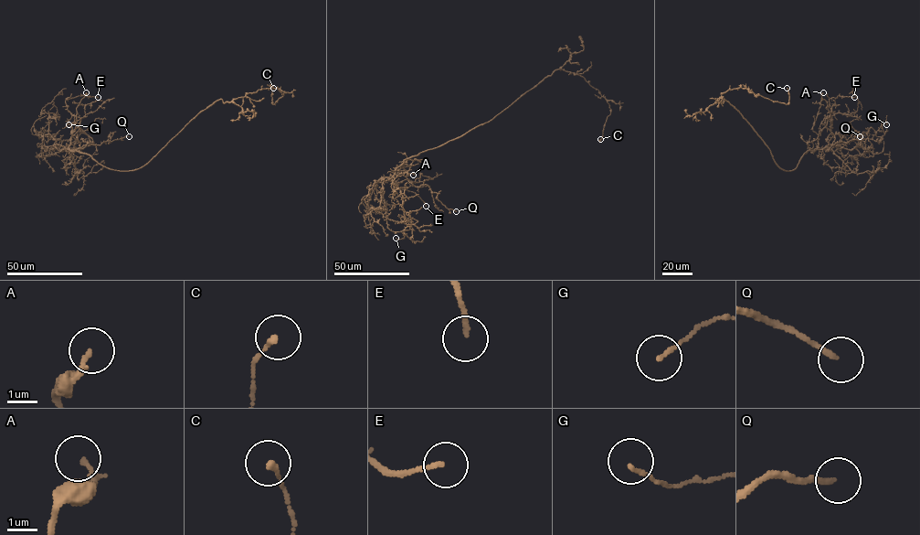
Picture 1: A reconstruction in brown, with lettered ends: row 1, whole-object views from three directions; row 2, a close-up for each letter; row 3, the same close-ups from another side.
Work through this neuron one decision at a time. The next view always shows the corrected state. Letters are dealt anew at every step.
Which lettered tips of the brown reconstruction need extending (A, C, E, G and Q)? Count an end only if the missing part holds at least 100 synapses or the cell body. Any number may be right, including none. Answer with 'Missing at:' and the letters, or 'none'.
Missing at: none

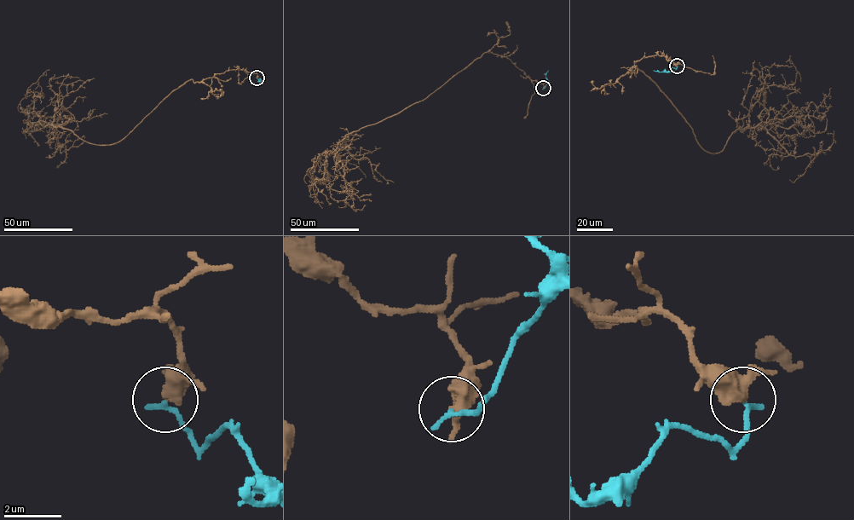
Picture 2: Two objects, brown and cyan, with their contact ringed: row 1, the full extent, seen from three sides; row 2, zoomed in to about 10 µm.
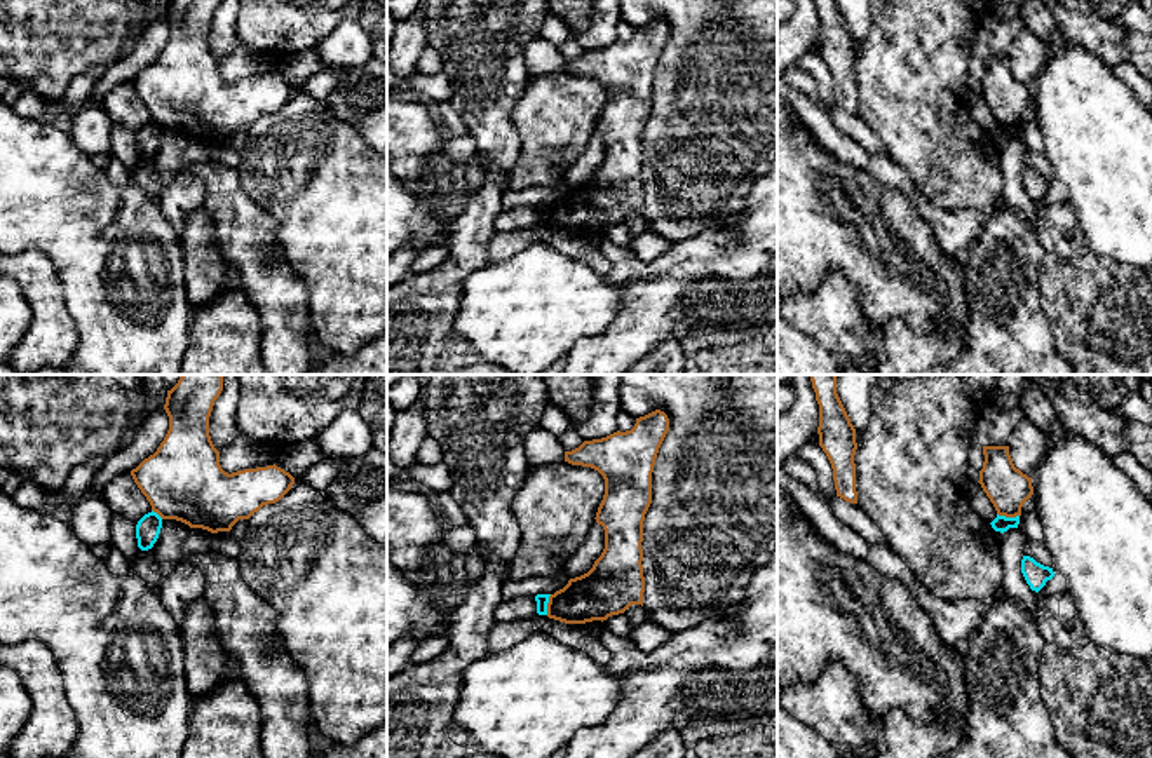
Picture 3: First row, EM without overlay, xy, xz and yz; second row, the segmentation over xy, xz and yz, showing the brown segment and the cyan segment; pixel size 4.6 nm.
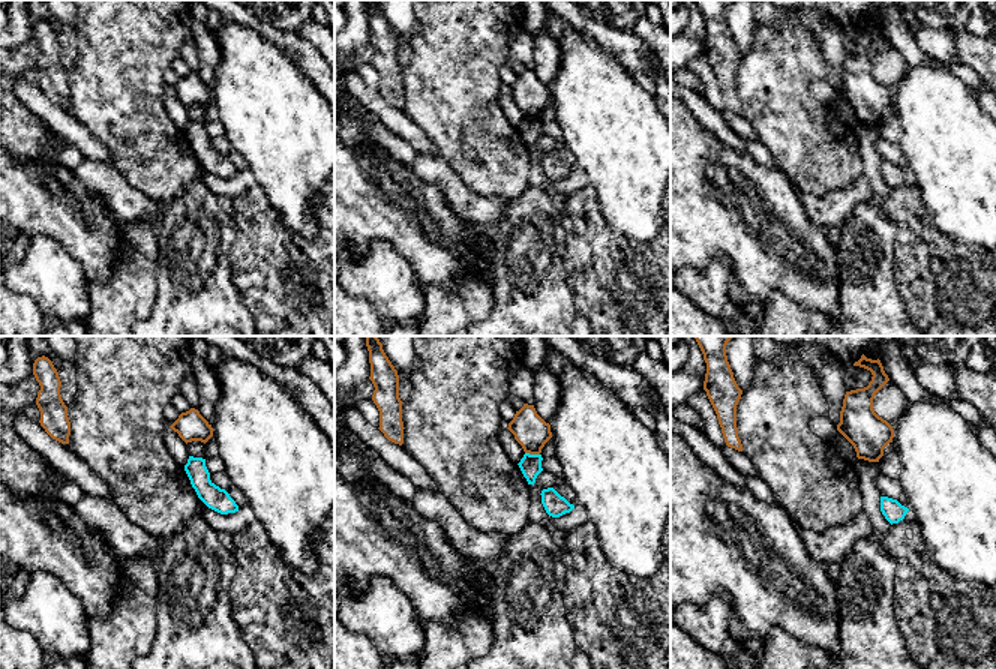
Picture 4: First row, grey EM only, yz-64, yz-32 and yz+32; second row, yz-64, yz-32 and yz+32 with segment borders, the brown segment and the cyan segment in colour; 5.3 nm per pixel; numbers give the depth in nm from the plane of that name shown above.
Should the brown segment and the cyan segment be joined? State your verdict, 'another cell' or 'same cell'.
another cell

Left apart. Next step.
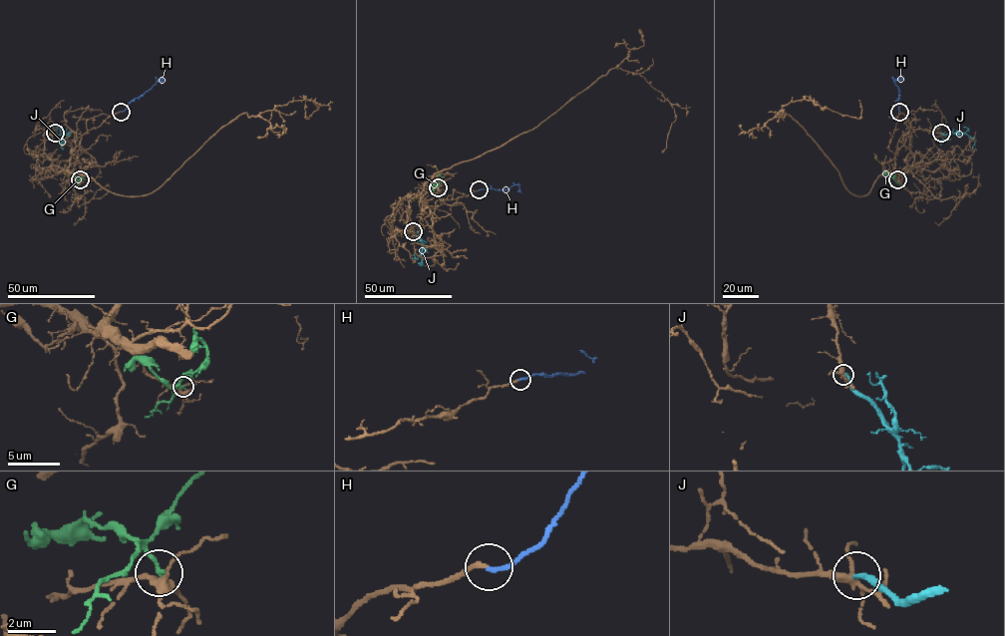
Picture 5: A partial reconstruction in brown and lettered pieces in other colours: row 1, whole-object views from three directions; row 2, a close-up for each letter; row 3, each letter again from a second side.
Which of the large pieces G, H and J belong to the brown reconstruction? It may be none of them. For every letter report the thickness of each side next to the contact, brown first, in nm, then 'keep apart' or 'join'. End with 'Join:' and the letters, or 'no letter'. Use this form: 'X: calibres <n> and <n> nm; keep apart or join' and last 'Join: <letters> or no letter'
G: calibres 170 and 180 nm; keep apart
H: calibres 180 and 190 nm; join
J: calibres 260 and 280 nm; keep apart
Join: H

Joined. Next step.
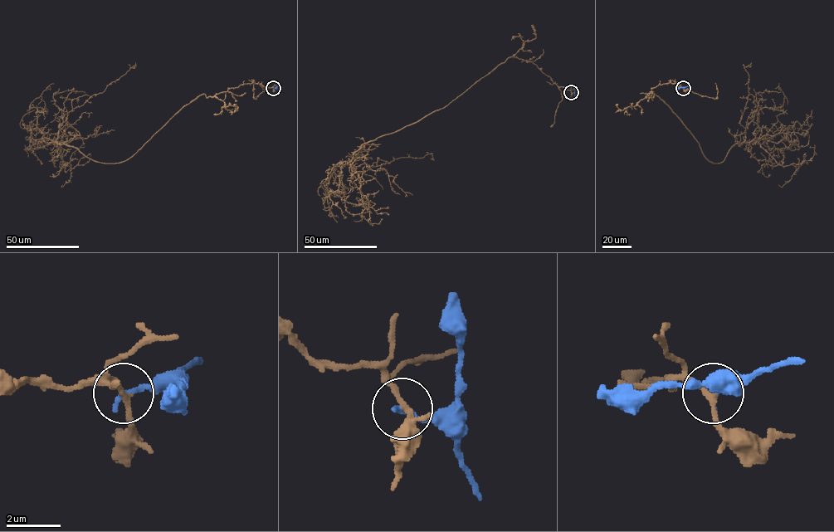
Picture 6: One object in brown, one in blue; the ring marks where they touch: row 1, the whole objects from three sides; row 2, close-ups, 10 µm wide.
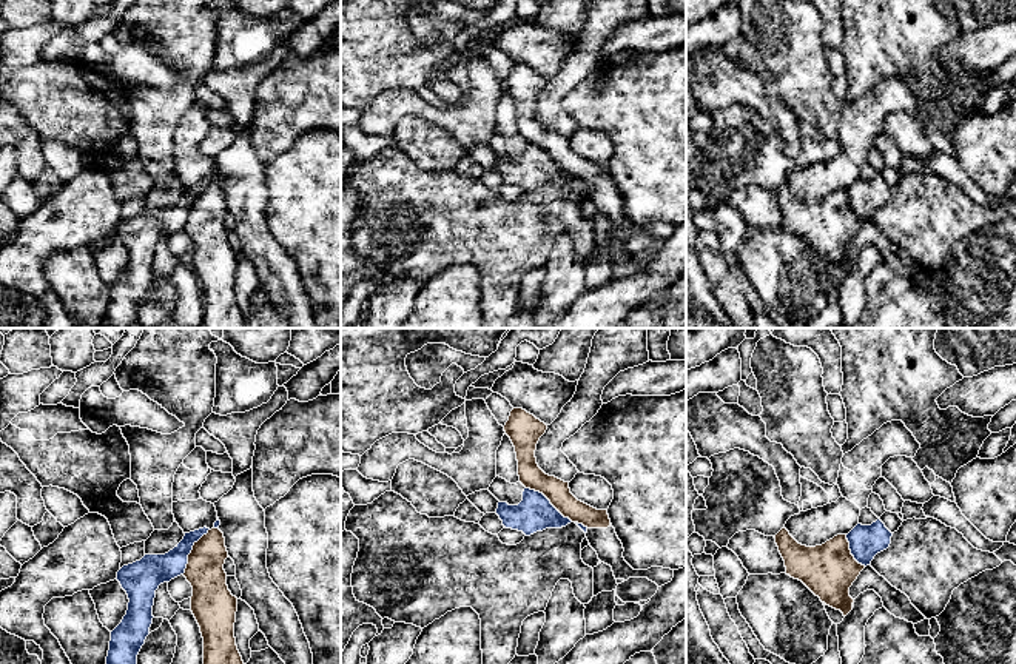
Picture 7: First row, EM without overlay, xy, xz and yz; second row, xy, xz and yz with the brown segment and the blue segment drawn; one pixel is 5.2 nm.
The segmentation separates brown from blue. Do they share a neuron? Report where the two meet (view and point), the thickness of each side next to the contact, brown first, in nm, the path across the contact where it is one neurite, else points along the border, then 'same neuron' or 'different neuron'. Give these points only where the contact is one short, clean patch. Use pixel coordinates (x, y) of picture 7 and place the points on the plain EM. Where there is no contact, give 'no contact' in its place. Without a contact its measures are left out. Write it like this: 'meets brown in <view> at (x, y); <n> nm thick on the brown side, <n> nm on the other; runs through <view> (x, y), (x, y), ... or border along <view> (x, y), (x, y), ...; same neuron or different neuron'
meets brown in xy at (191, 207); 200 nm thick on the brown side, 170 nm on the other; different neuron

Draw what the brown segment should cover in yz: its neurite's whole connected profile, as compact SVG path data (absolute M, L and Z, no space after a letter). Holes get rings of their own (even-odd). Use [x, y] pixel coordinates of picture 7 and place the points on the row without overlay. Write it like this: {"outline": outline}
{"outline": "M786 183L774 193L785 216L786 230L802 236L822 257L846 271L854 257L849 242L865 223L851 210L846 189L837 189L816 202L799 199Z"}

